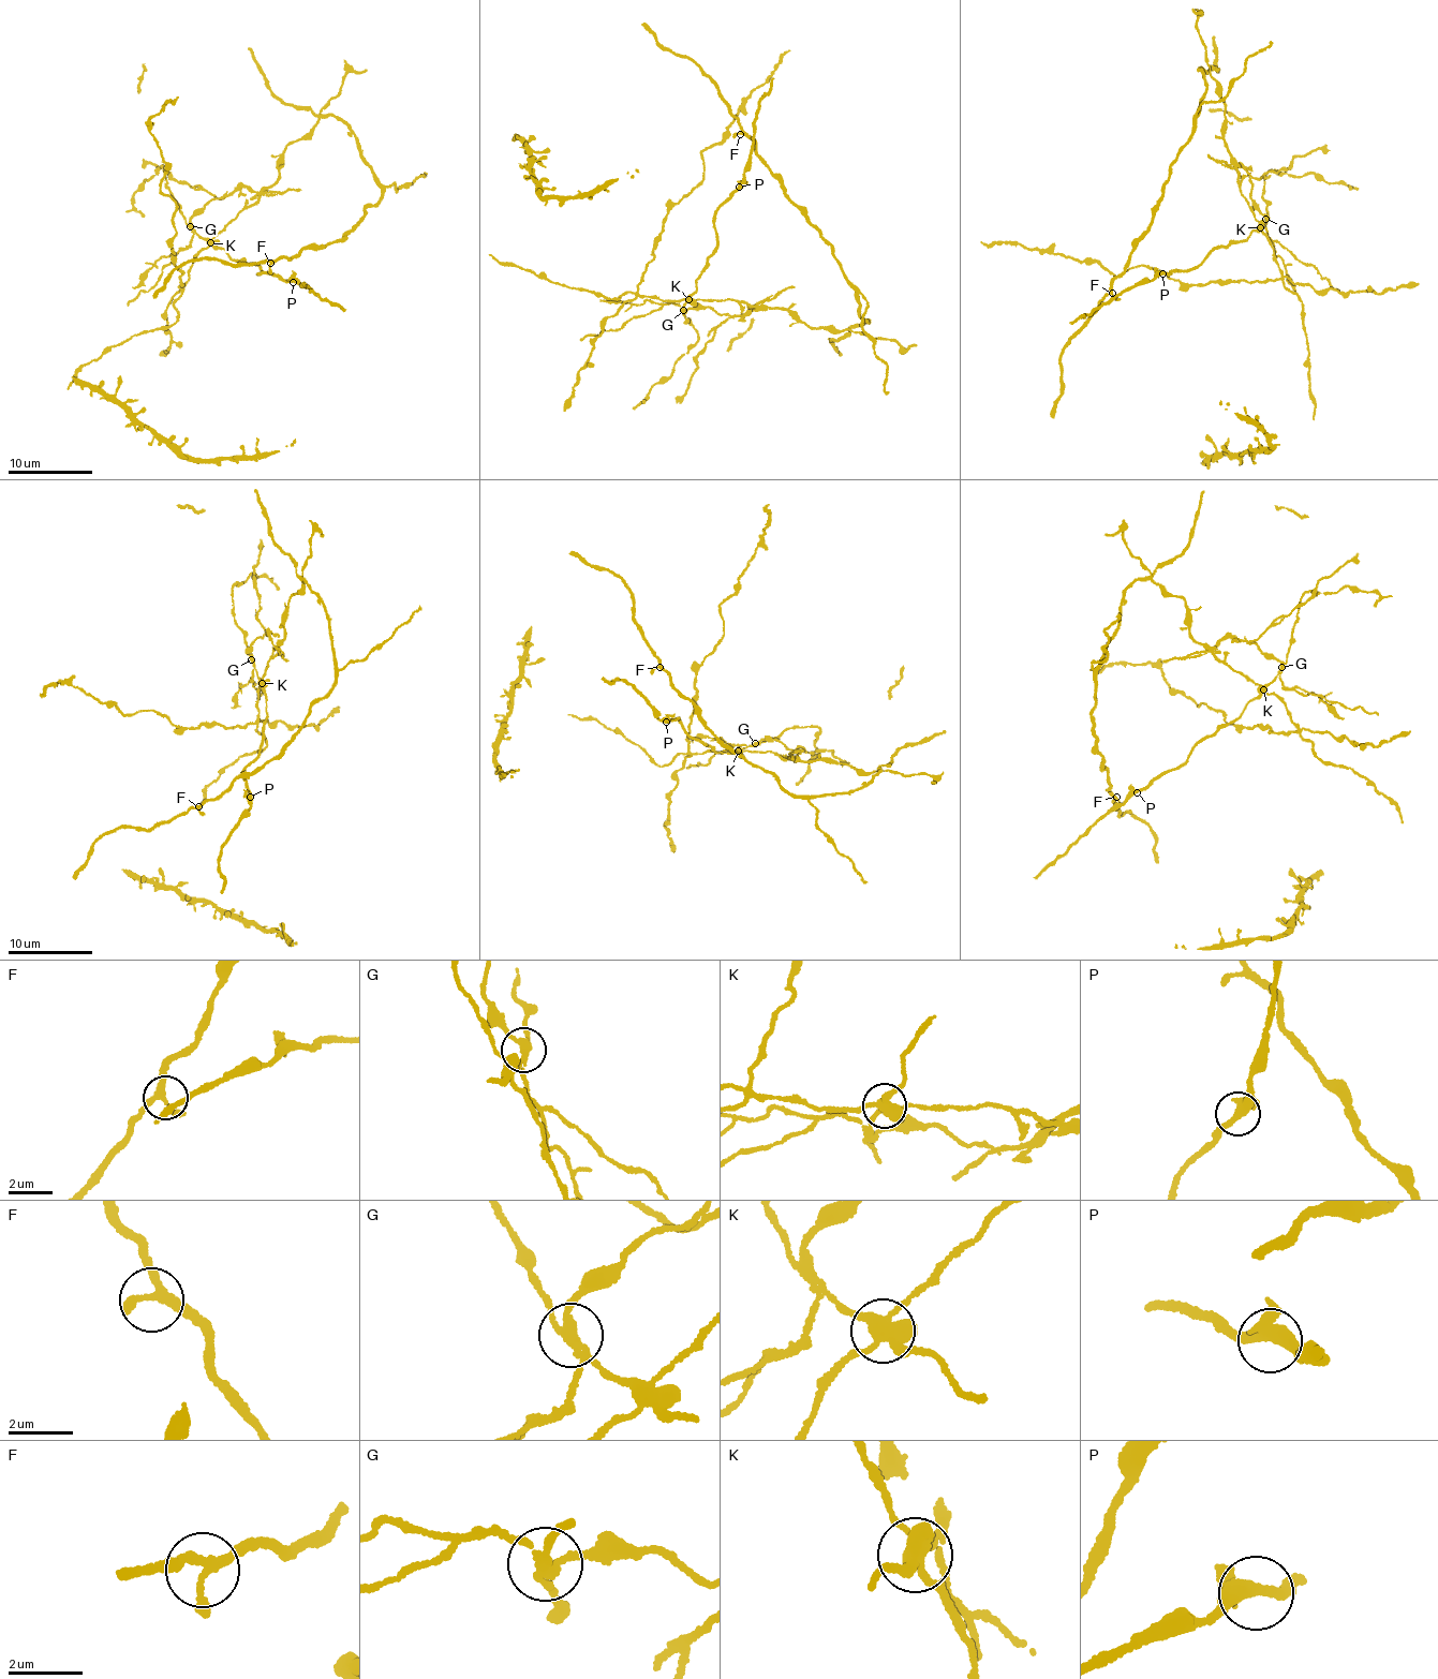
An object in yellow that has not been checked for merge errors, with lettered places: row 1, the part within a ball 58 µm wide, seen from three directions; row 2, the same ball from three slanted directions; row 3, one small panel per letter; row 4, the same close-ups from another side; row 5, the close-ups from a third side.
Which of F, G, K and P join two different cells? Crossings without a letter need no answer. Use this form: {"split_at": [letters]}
{"split_at": ["G", "K"]}

